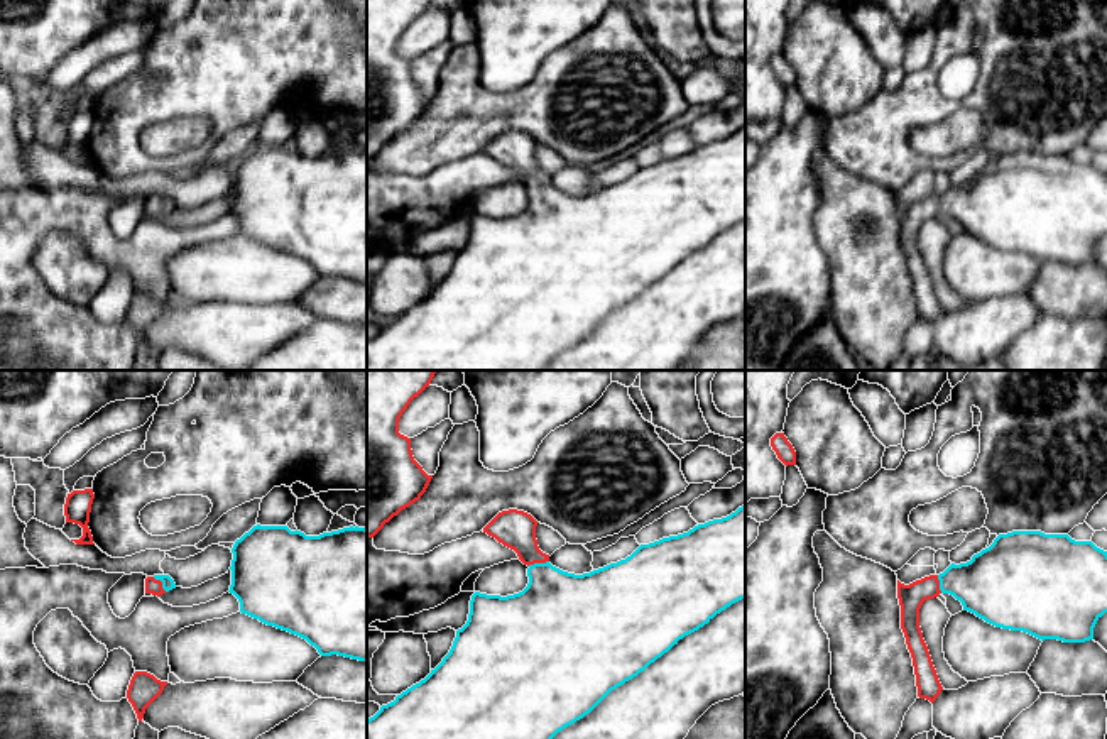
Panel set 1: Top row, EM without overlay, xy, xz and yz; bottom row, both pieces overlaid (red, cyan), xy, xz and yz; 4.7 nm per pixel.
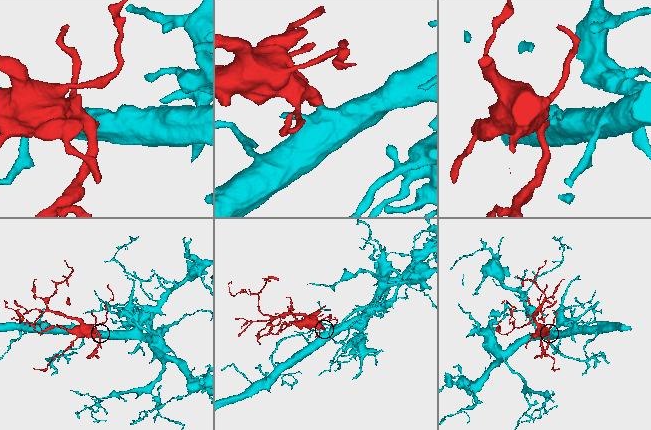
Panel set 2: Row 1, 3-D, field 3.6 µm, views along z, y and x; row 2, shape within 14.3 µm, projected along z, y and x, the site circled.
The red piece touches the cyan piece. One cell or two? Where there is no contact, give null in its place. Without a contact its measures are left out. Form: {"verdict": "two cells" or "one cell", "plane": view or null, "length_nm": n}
{"verdict": "one cell", "plane": "xz", "length_nm": 110}

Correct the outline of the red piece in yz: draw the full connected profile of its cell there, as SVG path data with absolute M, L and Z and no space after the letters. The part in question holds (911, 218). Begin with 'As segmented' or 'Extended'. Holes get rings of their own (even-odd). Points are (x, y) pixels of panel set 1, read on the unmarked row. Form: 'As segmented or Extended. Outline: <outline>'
Extended. Outline: M1012 152L999 156L989 169L973 176L970 183L952 184L940 196L930 196L909 206L897 201L901 250L913 279L918 318L931 325L943 308L923 260L919 230L924 222L940 215L953 216L962 223L963 232L995 249L1022 252L1041 262L1085 264L1093 260L1093 249L1107 233L1107 172L1092 162L1075 162L1068 156Z

